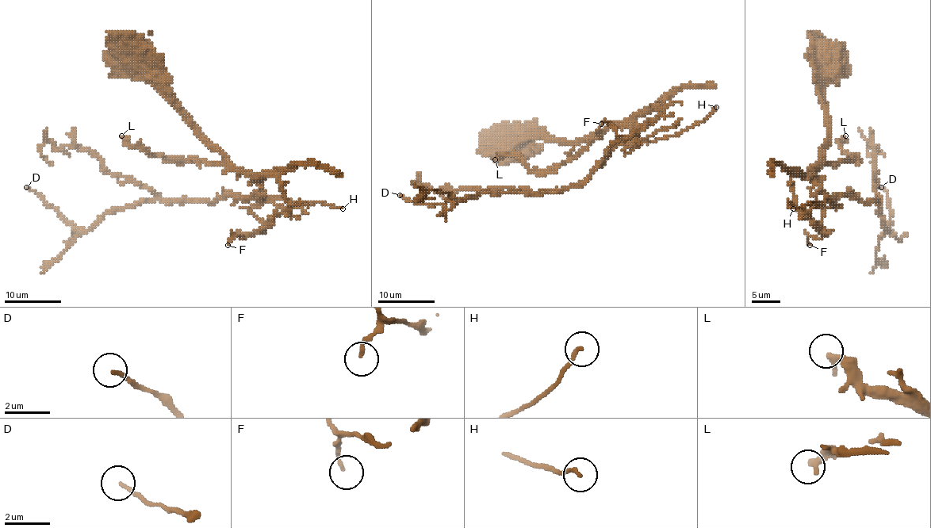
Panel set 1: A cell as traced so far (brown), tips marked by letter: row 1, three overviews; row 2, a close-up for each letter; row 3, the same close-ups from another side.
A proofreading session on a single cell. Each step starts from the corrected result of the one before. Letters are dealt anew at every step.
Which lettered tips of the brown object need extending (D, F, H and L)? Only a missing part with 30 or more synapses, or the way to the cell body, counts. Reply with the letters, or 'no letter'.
L

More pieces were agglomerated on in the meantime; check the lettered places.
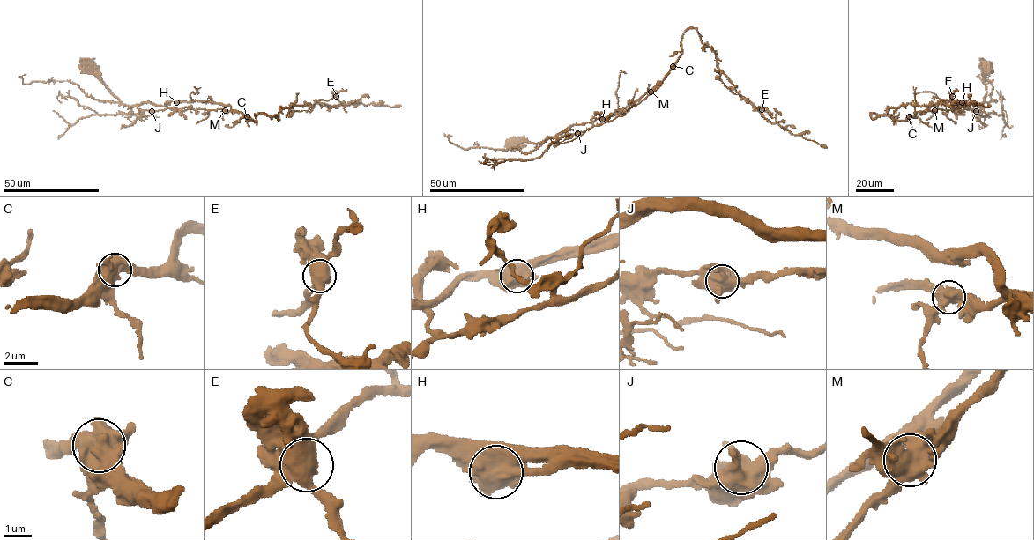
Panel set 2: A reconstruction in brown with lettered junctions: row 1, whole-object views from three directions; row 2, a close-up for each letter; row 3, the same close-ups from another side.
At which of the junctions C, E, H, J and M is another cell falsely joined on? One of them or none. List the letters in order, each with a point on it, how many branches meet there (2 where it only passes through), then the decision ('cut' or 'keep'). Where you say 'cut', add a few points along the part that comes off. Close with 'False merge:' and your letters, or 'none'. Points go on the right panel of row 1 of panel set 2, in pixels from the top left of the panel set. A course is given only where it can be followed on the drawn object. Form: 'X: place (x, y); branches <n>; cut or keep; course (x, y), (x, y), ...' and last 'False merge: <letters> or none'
C: place (909, 116); branches 3; keep
E: place (952, 96); branches 4; keep
H: place (962, 102); branches 4; cut; course (962, 102), (941, 100), (930, 92), (914, 92), (916, 87)
J: place (976, 111); branches 4; keep
M: place (934, 110); branches 4; keep
False merge: H

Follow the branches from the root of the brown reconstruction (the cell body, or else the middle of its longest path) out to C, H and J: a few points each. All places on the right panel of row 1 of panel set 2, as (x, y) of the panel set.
C: (989, 66), (984, 77), (985, 99), (978, 106), (964, 105), (962, 100), (942, 101), (909, 116)
H: (989, 66), (984, 77), (985, 99), (978, 106), (970, 103), (964, 105), (962, 102)
J: (989, 66), (984, 77), (985, 99), (978, 106), (970, 103), (965, 106), (976, 111)

